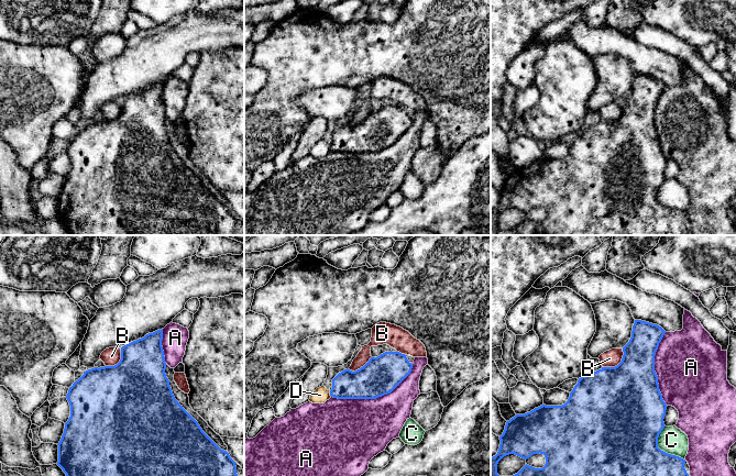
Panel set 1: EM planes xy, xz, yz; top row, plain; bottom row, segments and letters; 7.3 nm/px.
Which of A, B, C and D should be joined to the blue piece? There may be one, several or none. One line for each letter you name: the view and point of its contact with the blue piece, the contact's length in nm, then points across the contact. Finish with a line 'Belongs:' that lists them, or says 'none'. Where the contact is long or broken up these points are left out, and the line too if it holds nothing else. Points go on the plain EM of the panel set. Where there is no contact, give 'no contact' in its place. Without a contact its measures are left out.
Belongs: none

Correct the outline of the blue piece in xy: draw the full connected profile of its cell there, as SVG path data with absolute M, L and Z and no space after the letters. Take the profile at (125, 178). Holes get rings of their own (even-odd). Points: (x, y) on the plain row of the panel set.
M163 82L146 88L144 91L121 101L121 113L114 120L95 121L69 141L66 150L70 159L70 170L65 177L58 199L57 219L72 235L237 235L235 215L227 204L221 203L200 181L198 176L175 153L169 134L166 131L165 110L162 100Z

